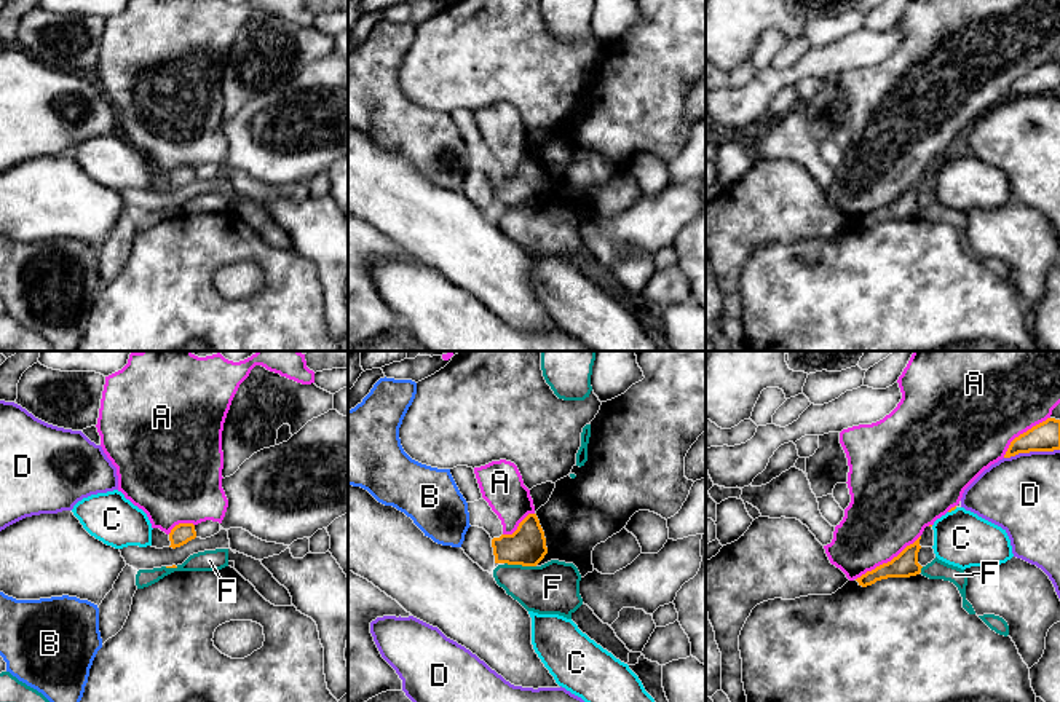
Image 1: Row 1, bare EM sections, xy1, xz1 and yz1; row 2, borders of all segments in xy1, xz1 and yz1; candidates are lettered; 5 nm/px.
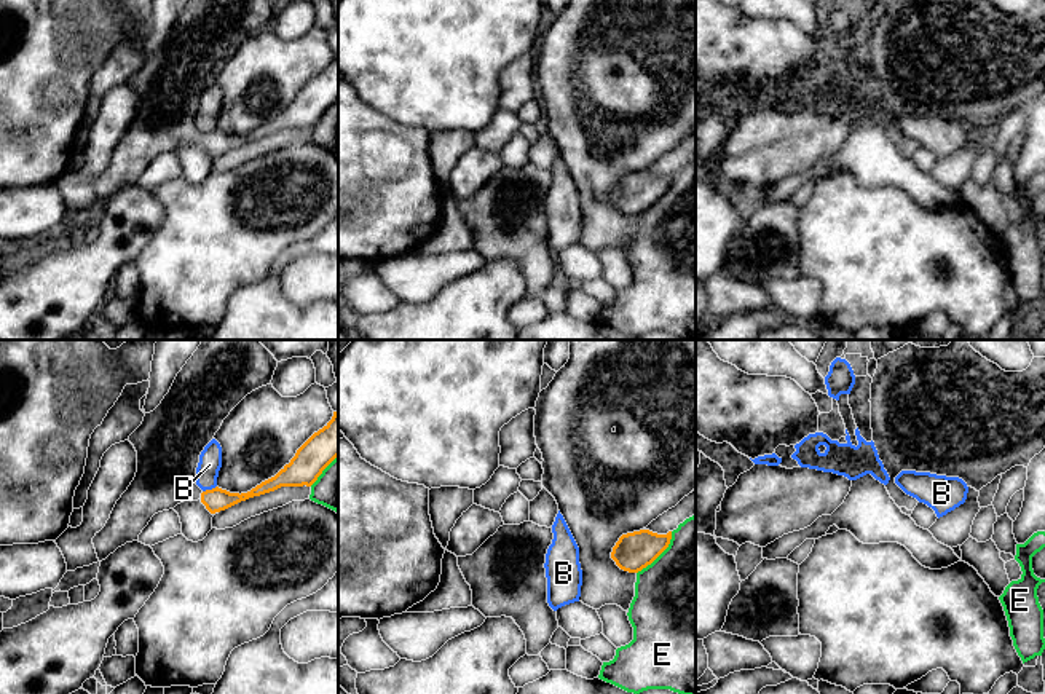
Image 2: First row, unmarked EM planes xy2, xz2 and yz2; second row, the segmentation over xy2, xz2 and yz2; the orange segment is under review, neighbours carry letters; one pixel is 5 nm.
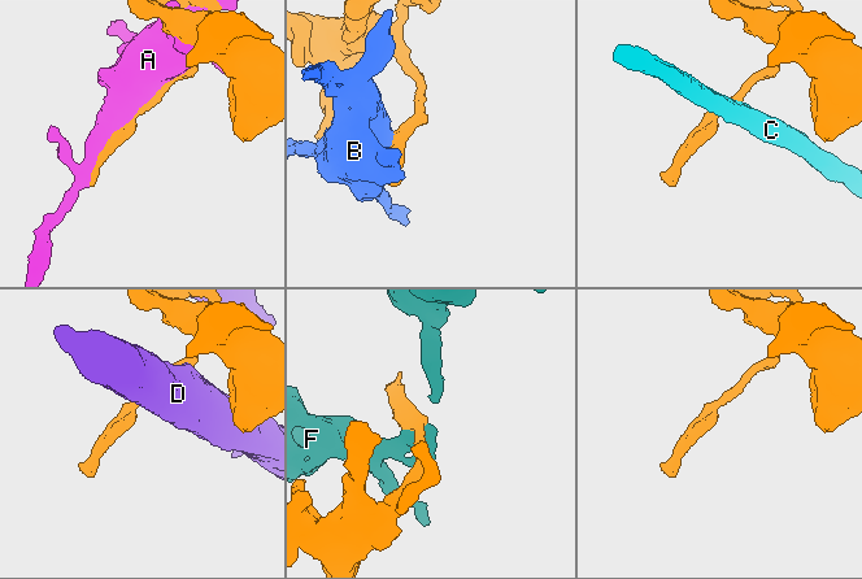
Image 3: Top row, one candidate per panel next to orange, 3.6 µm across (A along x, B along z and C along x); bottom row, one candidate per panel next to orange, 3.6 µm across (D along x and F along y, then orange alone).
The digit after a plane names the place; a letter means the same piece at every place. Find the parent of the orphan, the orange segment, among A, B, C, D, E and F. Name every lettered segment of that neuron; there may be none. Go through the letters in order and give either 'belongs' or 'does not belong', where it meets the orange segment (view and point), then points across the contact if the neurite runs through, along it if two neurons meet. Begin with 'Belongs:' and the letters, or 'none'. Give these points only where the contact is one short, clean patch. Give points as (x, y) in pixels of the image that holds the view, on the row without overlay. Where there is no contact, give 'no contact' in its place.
Belongs: none
A: does not belong; contact yz1 (888, 205)
B: does not belong; contact xy2 (209, 133)
C: does not belong; contact yz1 (952, 152); border yz1 (957, 150), (949, 155)
D: does not belong; contact yz1 (1032, 93)
E: does not belong; contact xz2 (659, 197)
F: does not belong; contact xz1 (521, 206); border xz1 (505, 205), (535, 209)

